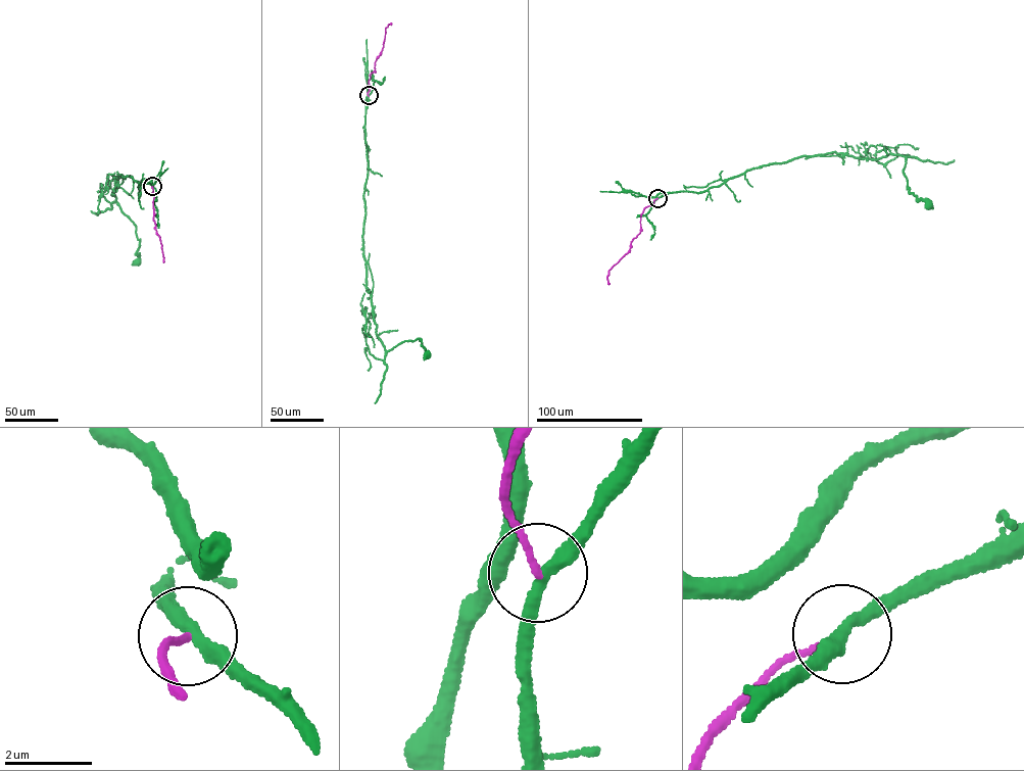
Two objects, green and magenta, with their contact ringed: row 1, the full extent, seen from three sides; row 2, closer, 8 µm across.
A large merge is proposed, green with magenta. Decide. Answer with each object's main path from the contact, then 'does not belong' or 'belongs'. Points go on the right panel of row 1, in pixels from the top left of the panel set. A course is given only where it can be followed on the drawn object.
green via (657, 198), (677, 192), (700, 193), (752, 169), (833, 152), (872, 159), (904, 156), (907, 188), (928, 206) | magenta via (657, 198), (641, 214), (640, 231), (631, 242), (628, 252), (608, 271), (608, 284) | does not belong

